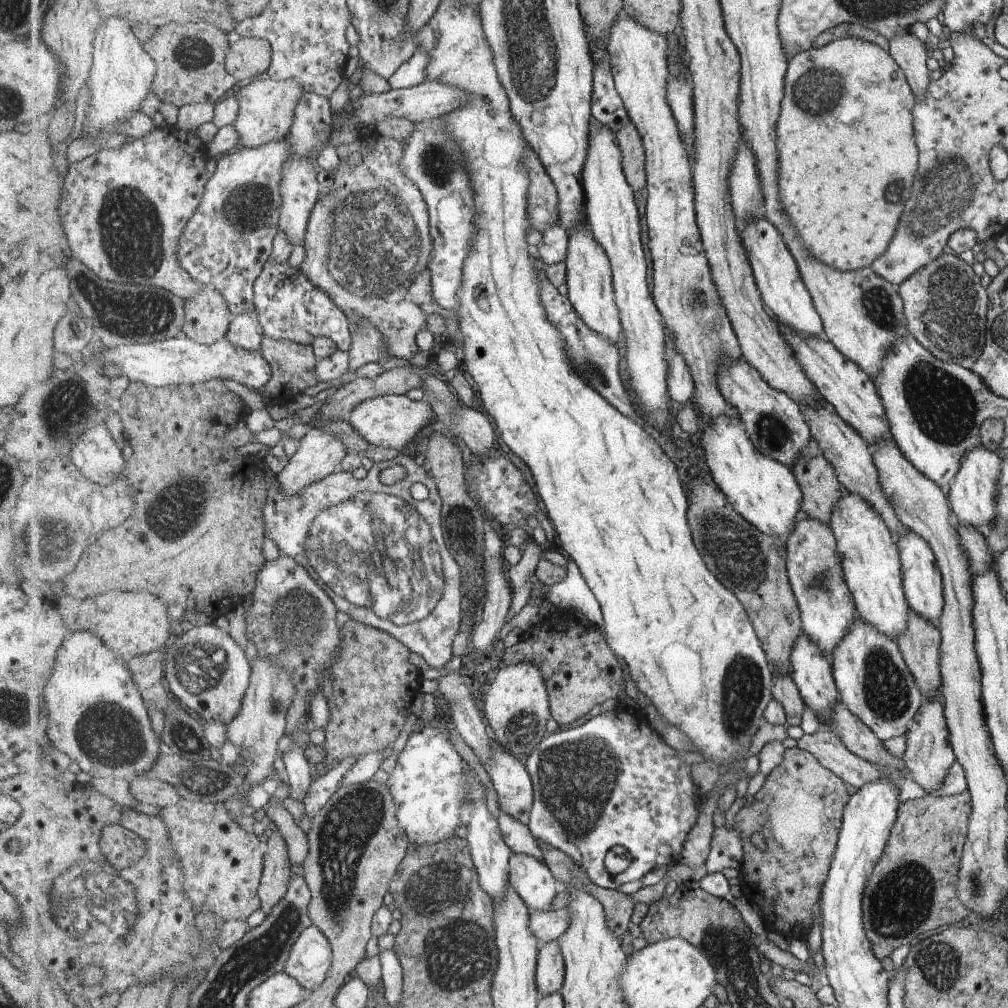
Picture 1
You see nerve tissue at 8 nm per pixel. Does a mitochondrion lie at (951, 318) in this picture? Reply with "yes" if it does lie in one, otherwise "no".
yes

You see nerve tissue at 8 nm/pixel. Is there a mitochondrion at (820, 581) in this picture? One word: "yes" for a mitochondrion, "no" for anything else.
yes

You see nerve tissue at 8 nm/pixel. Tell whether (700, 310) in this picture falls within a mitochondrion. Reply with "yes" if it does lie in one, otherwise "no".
yes

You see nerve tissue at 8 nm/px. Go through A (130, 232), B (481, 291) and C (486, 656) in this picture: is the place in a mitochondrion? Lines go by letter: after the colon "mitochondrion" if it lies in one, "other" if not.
A: mitochondrion
B: other
C: other

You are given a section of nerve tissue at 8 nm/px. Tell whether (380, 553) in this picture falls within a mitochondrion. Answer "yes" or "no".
yes

